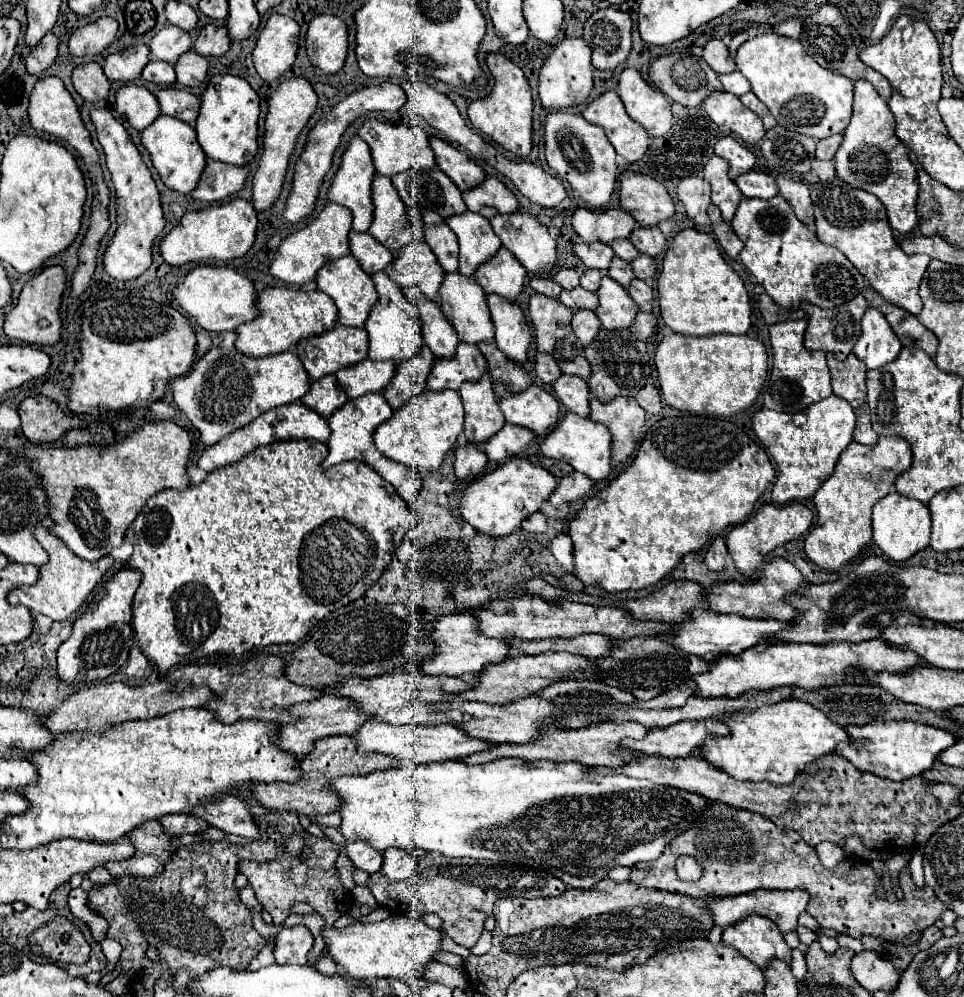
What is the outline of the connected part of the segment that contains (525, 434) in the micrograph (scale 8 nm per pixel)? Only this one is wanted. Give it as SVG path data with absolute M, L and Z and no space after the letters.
M507 423L497 435L493 435L493 439L489 439L489 443L483 445L483 451L489 461L493 461L495 465L503 465L505 461L523 453L533 441L535 435L529 429Z

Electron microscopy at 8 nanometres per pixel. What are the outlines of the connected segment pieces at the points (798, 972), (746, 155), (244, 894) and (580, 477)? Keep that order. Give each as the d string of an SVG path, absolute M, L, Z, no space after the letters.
M793 949L793 963L791 963L791 971L795 975L797 981L803 981L807 977L807 965L805 965L805 957L799 949Z
M723 137L721 141L717 141L715 155L729 161L729 165L731 165L729 179L733 179L733 181L739 175L751 171L753 165L755 165L755 155L747 147L743 147L735 137Z
M247 885L247 887L243 887L243 889L239 889L239 895L241 895L241 901L251 909L251 907L255 907L257 911L261 911L263 907L257 903L257 899L255 899L255 893L253 893L253 889Z
M571 473L567 477L563 477L557 485L557 489L551 493L549 497L549 503L553 507L559 507L561 503L573 503L573 501L579 501L583 499L593 487L593 481L589 477L585 477L583 473Z

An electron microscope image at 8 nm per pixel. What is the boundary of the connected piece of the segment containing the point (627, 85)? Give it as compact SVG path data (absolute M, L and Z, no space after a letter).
M623 69L617 93L627 109L627 115L651 137L667 135L671 129L671 103L663 93L653 89L637 69Z

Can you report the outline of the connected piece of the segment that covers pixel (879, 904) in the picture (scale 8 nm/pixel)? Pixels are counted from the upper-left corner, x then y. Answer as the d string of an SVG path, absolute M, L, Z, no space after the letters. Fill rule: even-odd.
M711 803L689 831L667 845L659 859L637 863L631 871L631 881L641 887L675 891L681 895L687 893L697 899L733 897L757 889L803 889L811 895L807 913L813 915L821 927L835 929L837 933L855 939L871 935L883 941L903 941L933 925L945 909L945 905L933 895L933 889L917 889L913 885L909 871L907 879L901 879L903 897L895 903L881 901L875 897L875 873L867 861L845 859L835 869L823 869L815 849L807 845L797 831L777 827L771 819L759 813L735 809L725 803ZM679 855L691 855L703 863L705 871L699 881L685 883L677 877L675 859Z

